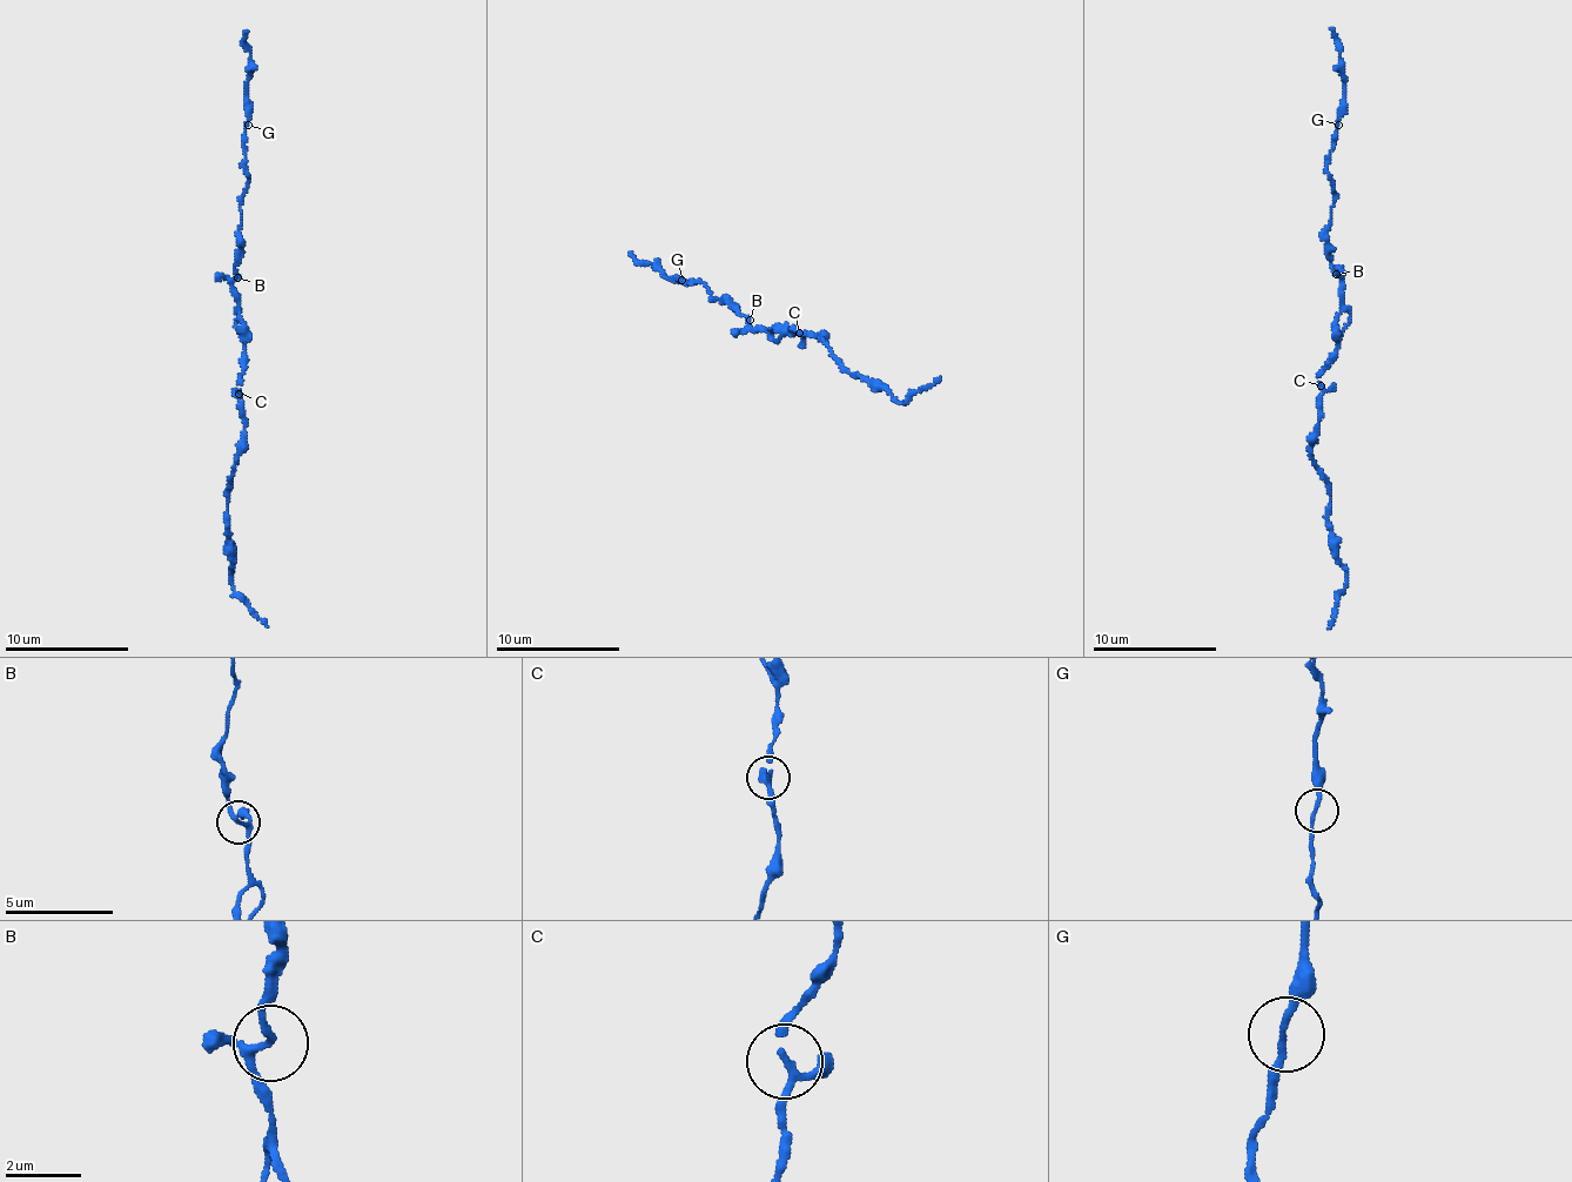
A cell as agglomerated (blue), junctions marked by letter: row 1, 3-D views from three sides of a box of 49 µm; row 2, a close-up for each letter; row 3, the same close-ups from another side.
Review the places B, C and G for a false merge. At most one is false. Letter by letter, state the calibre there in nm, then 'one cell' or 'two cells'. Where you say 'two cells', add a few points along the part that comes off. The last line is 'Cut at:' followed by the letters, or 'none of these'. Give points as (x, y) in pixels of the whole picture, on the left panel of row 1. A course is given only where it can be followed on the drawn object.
B: 150 nm | one cell
C: 160 nm | one cell
G: 160 nm | one cell
Cut at: none of these

